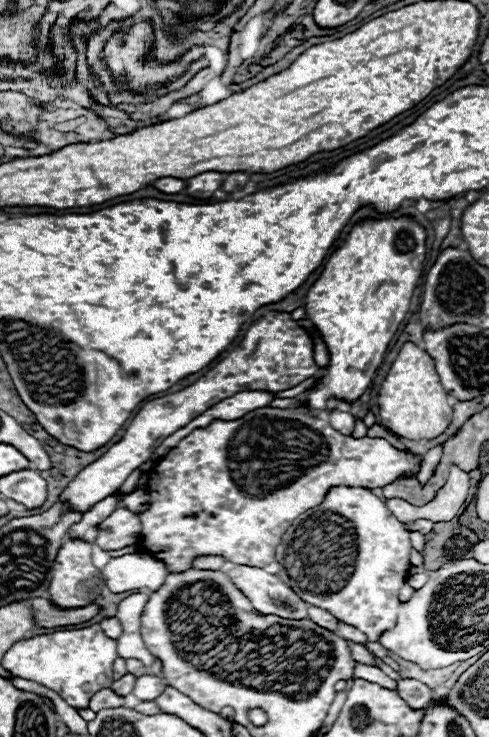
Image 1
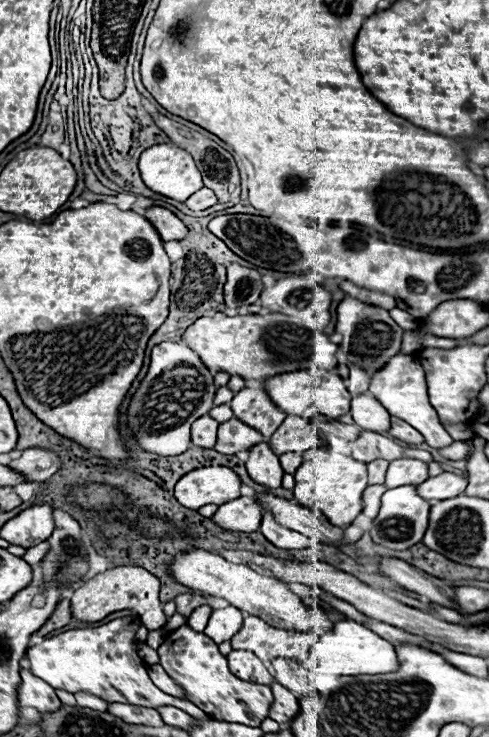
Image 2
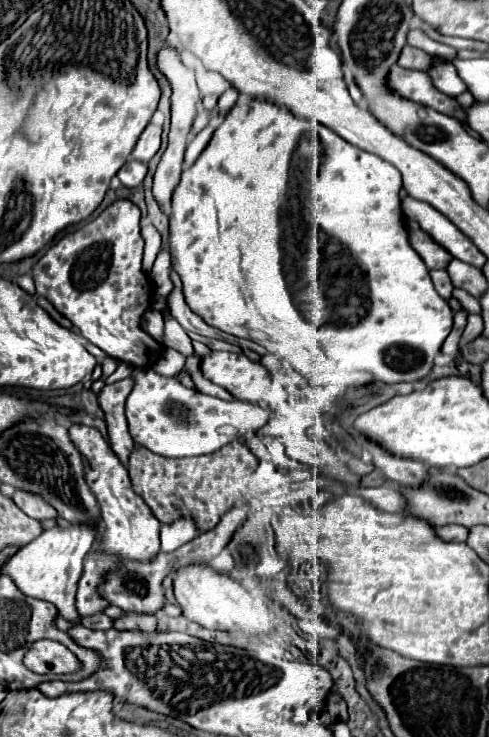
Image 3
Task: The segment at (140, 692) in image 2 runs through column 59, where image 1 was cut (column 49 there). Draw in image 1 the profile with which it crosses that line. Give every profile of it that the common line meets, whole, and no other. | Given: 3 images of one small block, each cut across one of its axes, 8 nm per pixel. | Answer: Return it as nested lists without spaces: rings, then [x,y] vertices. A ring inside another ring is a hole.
[[[98,624],[82,630],[62,630],[54,634],[34,636],[30,640],[22,640],[14,644],[2,664],[14,676],[34,680],[54,692],[58,692],[72,708],[84,710],[90,704],[90,698],[102,690],[110,688],[112,678],[112,664],[118,658],[116,640],[108,638]]]

